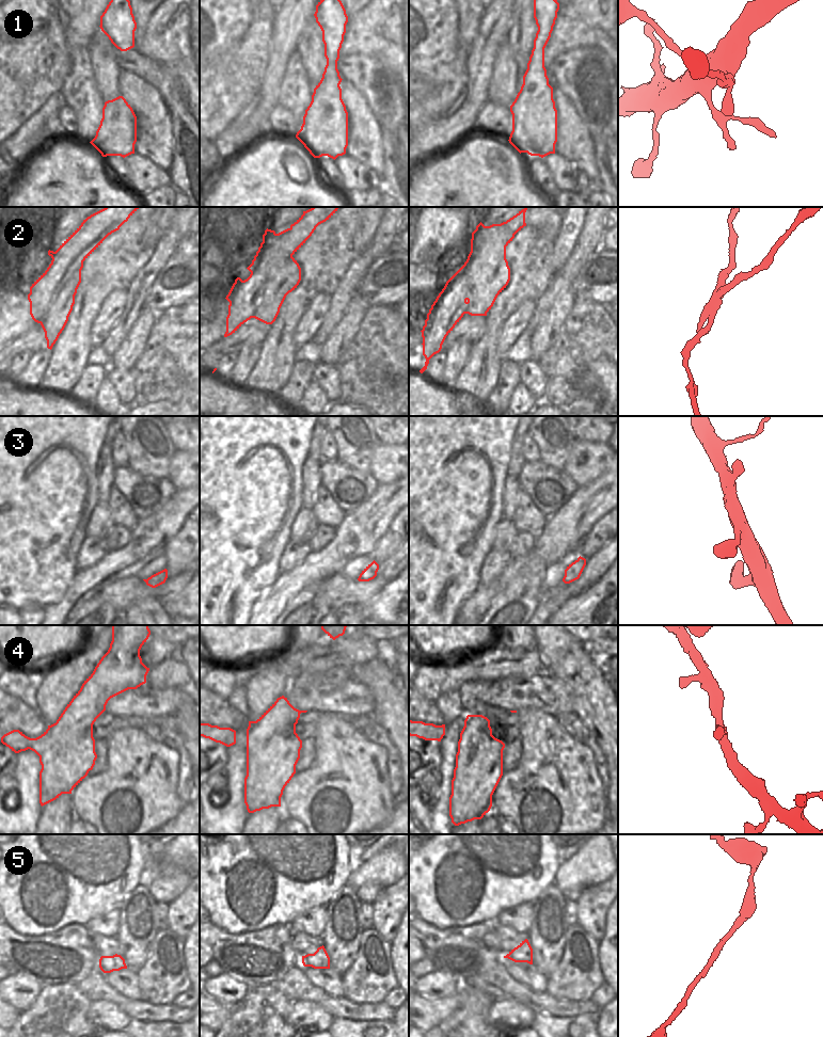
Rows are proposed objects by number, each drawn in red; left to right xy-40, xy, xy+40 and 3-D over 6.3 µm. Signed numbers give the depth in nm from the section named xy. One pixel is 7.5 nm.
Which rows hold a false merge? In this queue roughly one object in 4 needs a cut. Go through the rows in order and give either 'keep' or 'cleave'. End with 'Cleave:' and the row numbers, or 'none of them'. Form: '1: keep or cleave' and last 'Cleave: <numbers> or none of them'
1: keep
2: cleave
3: keep
4: keep
5: keep
Cleave: 2

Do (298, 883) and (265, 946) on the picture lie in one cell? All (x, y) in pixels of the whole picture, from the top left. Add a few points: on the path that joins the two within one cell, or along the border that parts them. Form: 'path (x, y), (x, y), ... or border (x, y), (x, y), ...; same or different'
border (289, 924), (273, 924), (252, 930); different

